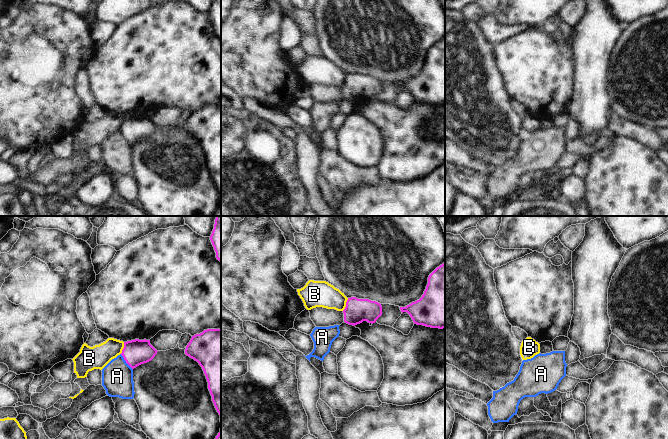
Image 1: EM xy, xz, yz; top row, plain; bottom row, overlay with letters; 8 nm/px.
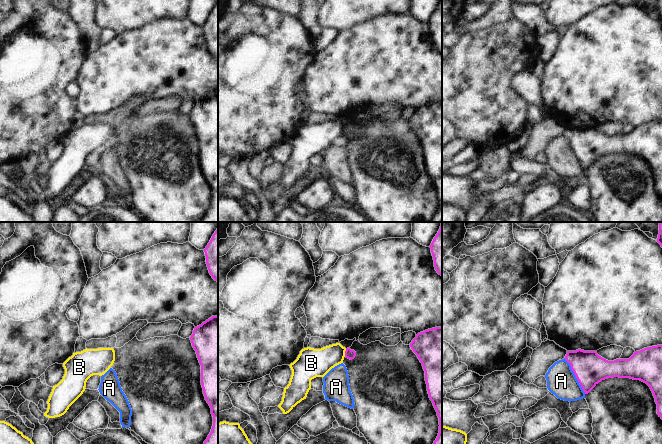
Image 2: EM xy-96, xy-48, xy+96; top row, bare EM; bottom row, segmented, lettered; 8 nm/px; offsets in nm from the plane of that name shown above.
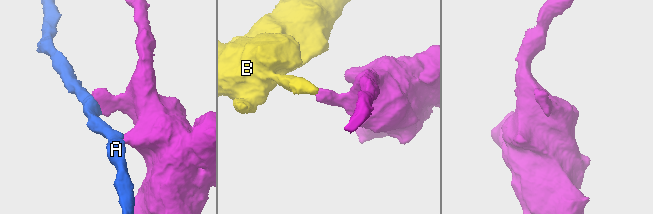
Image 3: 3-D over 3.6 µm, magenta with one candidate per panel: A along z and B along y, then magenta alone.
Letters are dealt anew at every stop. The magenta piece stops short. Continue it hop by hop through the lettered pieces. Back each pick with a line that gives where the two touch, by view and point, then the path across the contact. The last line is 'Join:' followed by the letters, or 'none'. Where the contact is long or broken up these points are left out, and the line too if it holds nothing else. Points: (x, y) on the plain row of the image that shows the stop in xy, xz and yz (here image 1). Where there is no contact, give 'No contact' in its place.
Join: none.

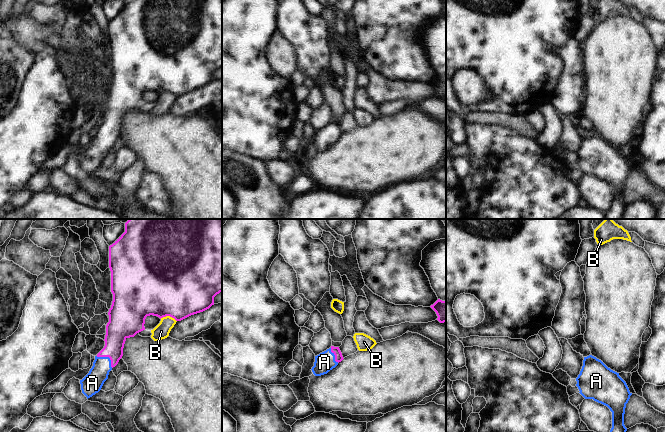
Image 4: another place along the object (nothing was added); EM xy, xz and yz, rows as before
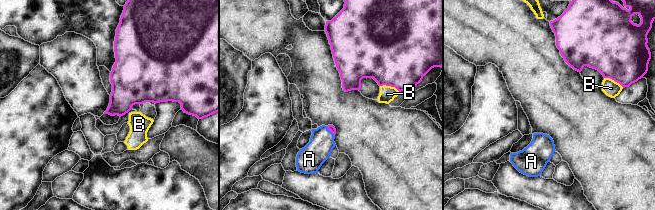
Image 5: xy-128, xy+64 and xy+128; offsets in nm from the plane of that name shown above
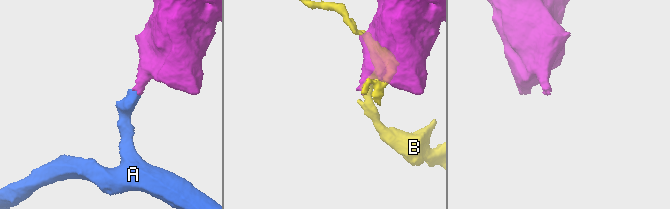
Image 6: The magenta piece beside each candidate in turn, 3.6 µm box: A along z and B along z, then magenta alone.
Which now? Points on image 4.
A: Touches magenta at xy (107, 132). Path across: xy (118, 104), (113, 126), (107, 132), (92, 159)
Join: A.

